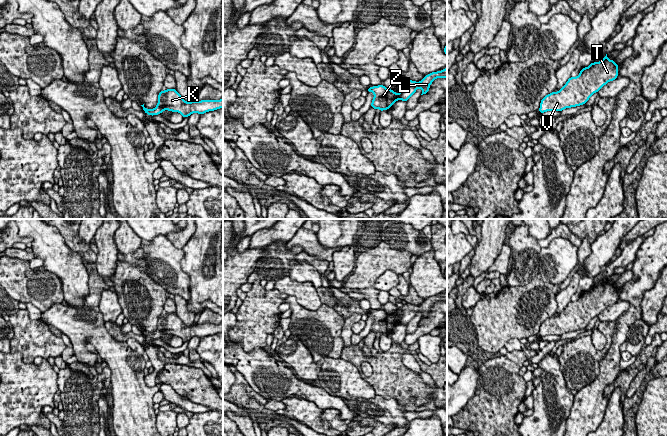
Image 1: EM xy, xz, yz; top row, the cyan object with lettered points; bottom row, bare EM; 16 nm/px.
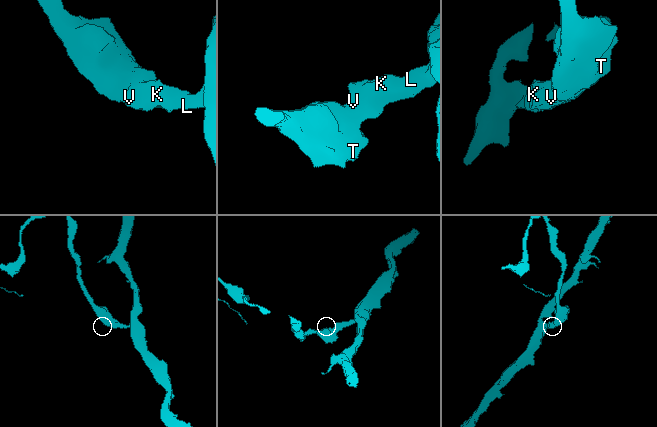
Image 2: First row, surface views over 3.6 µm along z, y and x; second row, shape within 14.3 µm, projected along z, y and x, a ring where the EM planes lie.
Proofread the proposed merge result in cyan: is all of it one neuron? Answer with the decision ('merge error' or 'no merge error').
no merge error

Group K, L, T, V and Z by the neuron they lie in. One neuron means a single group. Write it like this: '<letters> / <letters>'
K L T V Z

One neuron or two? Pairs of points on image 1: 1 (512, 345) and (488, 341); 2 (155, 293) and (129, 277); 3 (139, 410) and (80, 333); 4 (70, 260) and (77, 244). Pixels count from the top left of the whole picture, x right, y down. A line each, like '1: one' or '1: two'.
1: two
2: one
3: one
4: two

